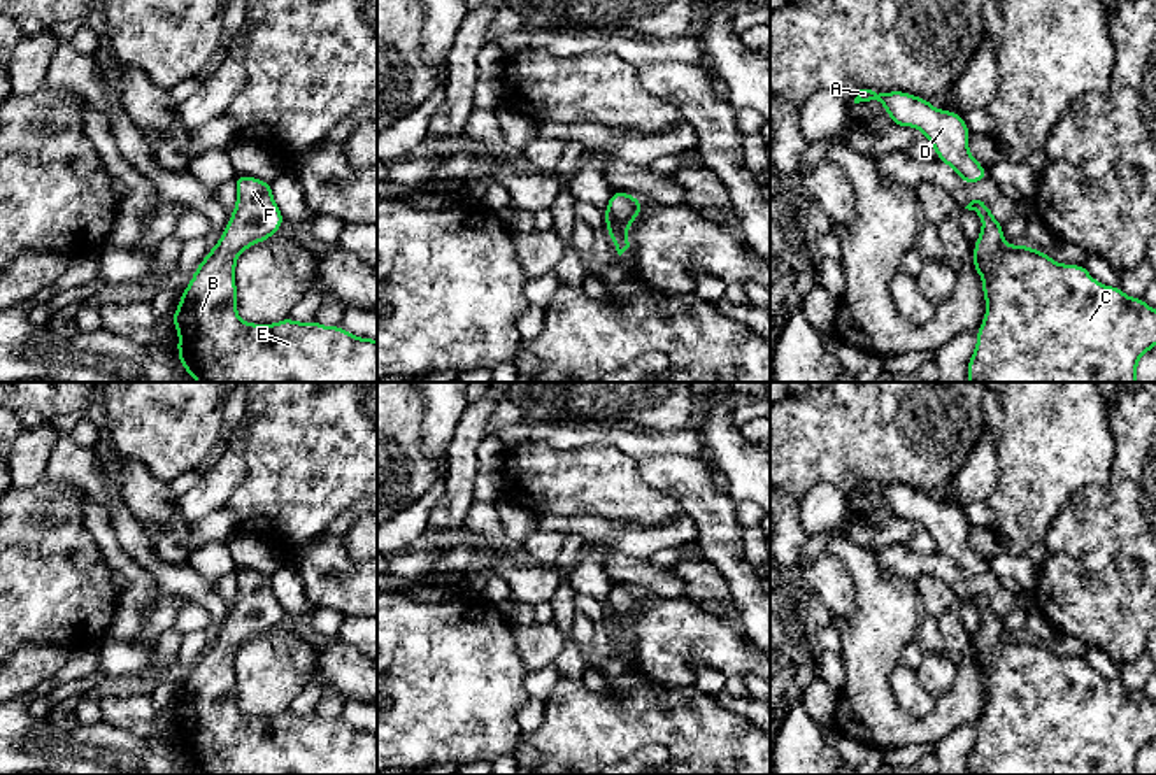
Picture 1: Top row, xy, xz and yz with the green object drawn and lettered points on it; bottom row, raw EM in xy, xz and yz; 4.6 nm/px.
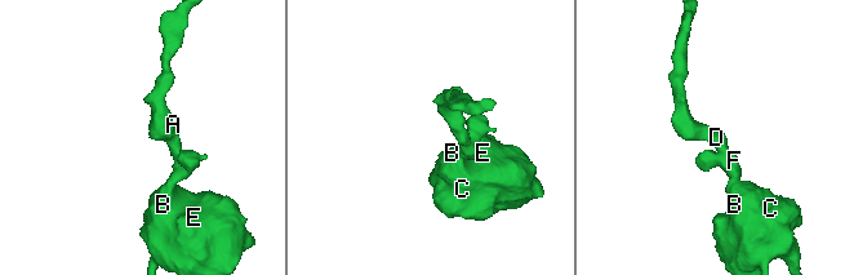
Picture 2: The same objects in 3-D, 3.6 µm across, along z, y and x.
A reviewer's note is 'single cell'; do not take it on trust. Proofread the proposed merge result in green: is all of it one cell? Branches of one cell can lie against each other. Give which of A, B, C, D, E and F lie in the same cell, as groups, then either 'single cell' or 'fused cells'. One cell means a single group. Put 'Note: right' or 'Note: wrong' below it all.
groups A B C D E F; single cell
Note: right

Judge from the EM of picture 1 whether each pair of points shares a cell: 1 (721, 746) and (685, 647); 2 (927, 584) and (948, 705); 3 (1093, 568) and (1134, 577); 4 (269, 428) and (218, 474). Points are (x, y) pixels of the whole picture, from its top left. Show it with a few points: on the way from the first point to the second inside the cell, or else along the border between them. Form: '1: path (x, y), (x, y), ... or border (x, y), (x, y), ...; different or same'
1: border (693, 682), (683, 688), (662, 688); different
2: border (913, 583), (923, 612); different
3: border (1123, 556), (1118, 572), (1130, 588), (1137, 588); different
4: border (246, 416), (242, 481), (230, 493); different

